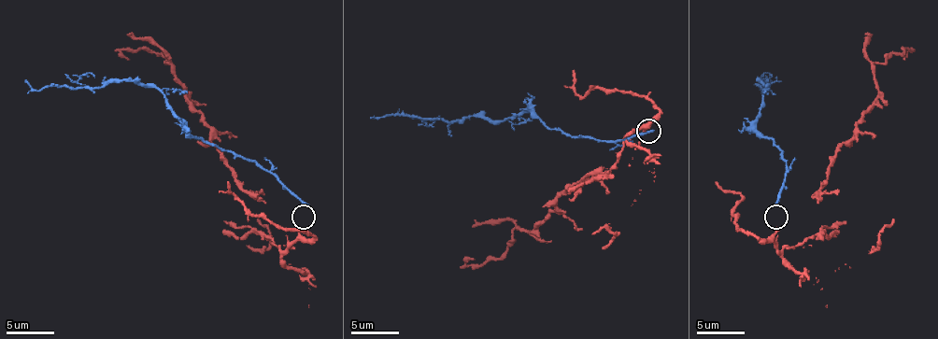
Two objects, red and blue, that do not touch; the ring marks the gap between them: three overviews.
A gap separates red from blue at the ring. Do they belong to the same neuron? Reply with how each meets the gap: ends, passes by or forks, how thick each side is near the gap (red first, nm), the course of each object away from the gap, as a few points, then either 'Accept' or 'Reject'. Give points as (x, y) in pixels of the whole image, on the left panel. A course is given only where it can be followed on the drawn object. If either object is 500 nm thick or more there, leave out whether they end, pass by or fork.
At the ring red ends. At the ring blue ends. Thickness 200 nm (red) against 190 nm. Course of red: (298, 228), (284, 251), (255, 230), (258, 201), (210, 141), (169, 63), (152, 50), (123, 50), (129, 60). Course of blue: (305, 206), (255, 162), (206, 144), (183, 127), (167, 98), (152, 86), (117, 79), (35, 91), (25, 79). Reject

